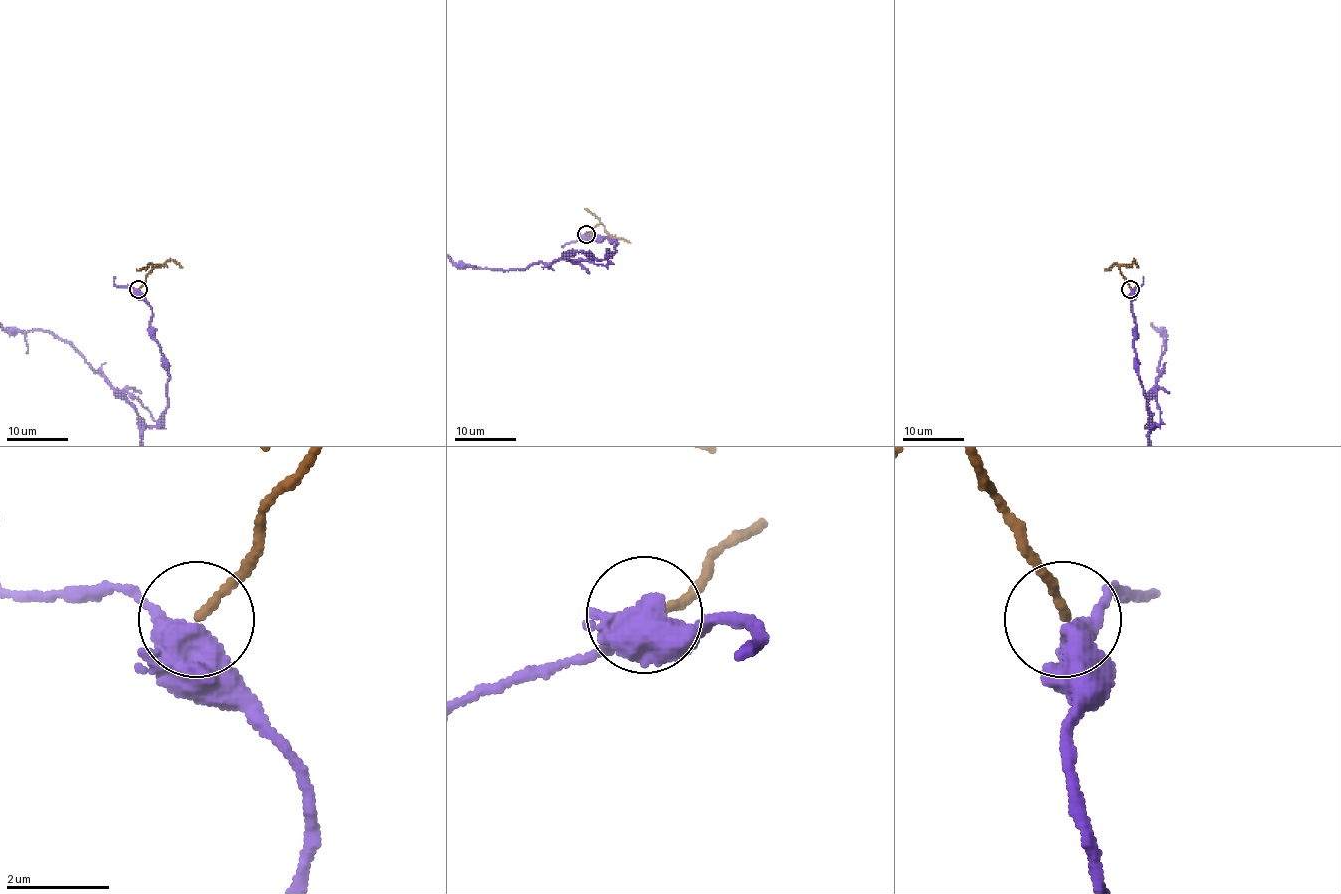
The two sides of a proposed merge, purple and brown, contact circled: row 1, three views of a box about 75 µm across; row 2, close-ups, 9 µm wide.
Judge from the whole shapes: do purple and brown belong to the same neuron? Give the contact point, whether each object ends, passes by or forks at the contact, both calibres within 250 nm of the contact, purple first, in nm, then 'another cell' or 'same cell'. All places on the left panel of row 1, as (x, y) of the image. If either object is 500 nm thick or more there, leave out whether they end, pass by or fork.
at (138, 289); 500 nm thick on the purple side, 150 nm on the other; same cell

